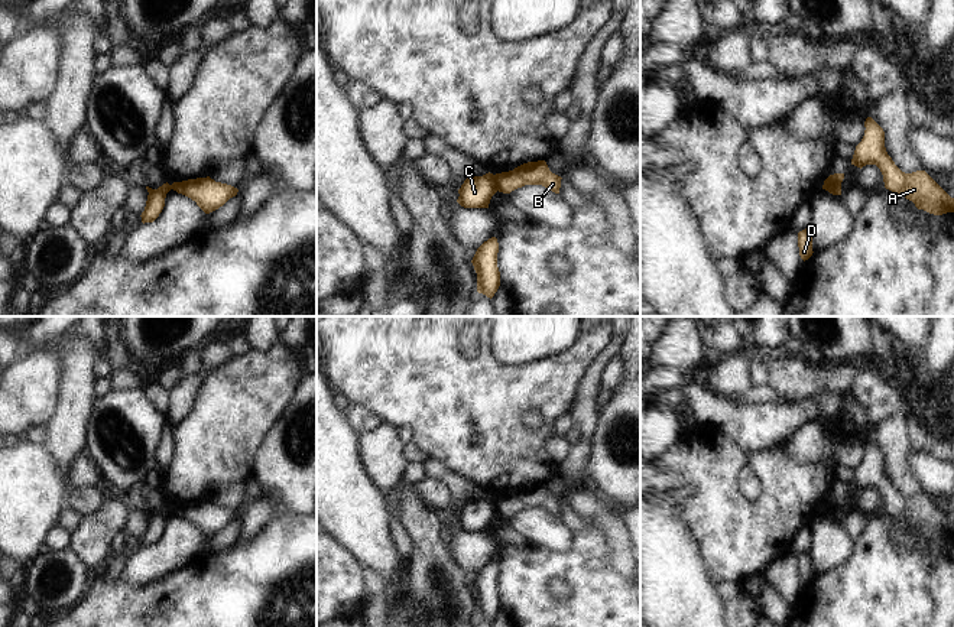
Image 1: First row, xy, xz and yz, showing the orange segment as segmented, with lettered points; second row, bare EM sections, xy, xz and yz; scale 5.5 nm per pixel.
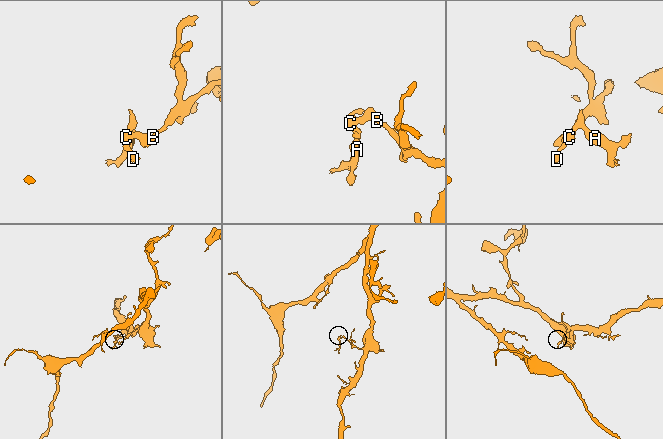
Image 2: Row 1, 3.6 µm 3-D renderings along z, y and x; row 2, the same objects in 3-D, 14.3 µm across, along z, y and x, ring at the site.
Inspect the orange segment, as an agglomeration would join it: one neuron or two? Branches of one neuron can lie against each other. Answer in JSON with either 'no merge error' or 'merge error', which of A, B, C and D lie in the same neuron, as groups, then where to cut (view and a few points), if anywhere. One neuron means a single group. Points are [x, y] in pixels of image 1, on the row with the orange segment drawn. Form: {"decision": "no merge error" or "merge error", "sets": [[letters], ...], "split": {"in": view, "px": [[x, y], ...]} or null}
{"decision": "merge error", "sets": [["A", "C", "D"], ["B"]], "split": {"in": "xz", "px": [[493, 175], [497, 189]]}}

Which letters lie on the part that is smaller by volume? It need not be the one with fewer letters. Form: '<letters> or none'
A, C, D

